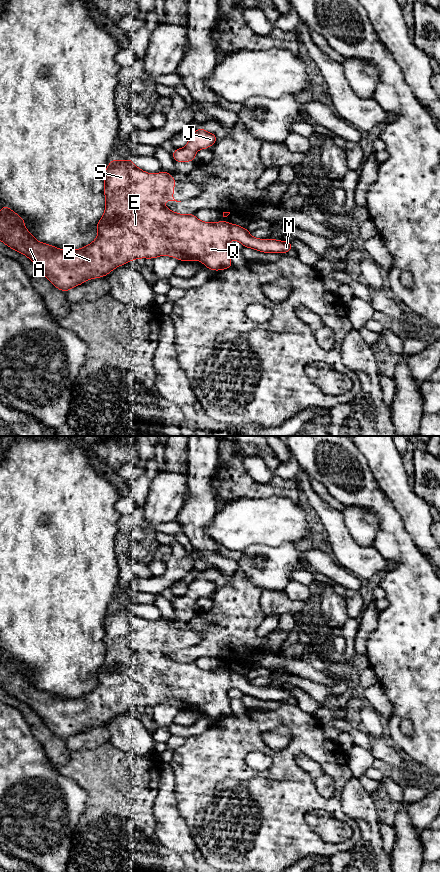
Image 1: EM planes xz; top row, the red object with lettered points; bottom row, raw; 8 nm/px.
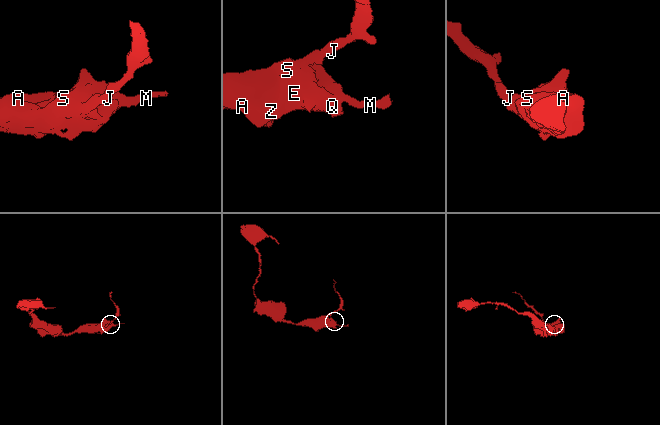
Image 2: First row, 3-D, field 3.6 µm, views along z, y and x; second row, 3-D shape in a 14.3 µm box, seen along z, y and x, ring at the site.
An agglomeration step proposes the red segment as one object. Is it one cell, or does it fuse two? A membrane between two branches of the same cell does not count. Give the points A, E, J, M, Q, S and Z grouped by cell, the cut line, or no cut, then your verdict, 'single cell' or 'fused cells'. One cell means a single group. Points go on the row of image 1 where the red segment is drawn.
A E J M Q S Z | no cut | single cell

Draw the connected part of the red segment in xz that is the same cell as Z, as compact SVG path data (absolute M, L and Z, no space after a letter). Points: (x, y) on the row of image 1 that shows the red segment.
M112 159L104 171L104 181L105 211L96 225L98 236L89 245L77 250L62 250L39 242L24 226L25 220L6 205L0 210L0 240L11 249L27 256L56 288L65 293L89 279L104 277L118 266L138 258L155 259L158 256L166 255L177 258L181 262L199 260L206 268L213 271L231 268L233 264L228 249L228 243L231 240L239 241L244 247L263 253L286 254L293 249L292 243L288 241L254 238L246 228L233 223L224 221L202 222L195 214L183 215L171 211L163 205L163 201L181 202L173 197L174 185L178 180L175 180L170 173L164 170L157 174L150 174L139 169L132 159L122 161Z

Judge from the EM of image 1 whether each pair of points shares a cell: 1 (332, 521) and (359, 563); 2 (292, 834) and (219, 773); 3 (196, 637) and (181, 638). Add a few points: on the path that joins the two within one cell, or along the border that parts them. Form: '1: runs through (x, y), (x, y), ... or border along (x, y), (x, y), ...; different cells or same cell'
1: runs through (336, 531), (342, 545), (349, 553); same cell
2: runs through (272, 814), (253, 794), (245, 780), (239, 778); same cell
3: runs through (192, 637), (185, 637); same cell

